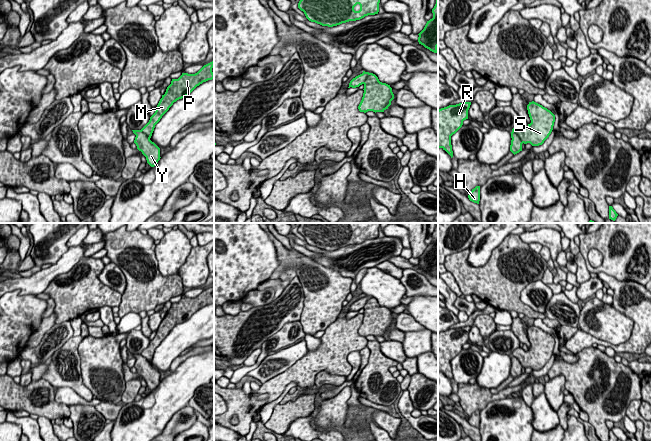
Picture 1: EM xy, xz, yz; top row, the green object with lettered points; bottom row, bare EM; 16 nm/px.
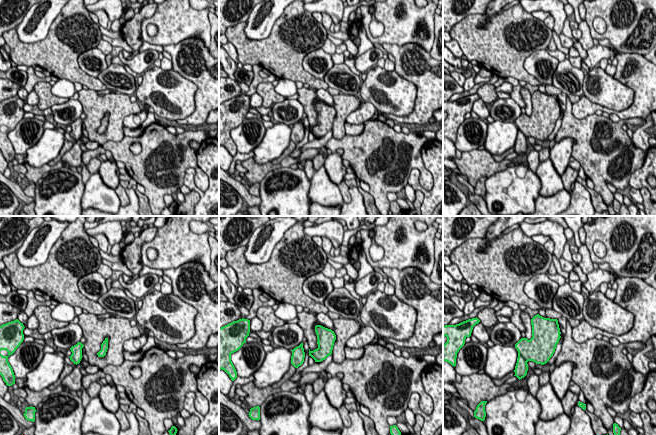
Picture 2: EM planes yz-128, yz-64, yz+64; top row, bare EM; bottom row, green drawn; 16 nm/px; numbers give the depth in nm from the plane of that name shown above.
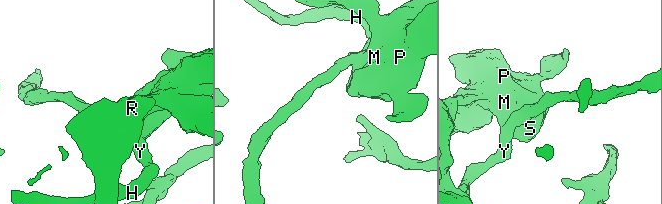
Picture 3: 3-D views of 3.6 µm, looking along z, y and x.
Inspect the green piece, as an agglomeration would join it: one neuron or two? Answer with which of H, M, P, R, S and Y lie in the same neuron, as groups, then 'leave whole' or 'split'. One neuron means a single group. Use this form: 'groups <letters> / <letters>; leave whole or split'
groups H M P R S Y; leave whole

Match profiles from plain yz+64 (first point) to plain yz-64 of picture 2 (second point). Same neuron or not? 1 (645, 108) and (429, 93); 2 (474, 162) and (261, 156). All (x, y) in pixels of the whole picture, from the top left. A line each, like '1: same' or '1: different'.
1: same
2: different

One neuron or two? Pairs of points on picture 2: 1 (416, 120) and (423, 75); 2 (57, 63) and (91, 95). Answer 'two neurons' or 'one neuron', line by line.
1: one neuron
2: two neurons

